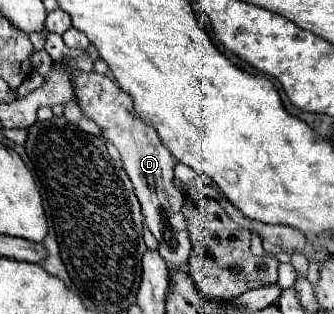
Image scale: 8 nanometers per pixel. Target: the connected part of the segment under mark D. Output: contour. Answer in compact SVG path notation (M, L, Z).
M69 70L71 80L75 82L75 100L85 118L93 120L101 128L101 136L111 142L123 160L125 172L133 182L135 194L141 202L143 218L147 228L159 242L159 252L165 258L169 268L181 268L191 254L191 242L187 234L187 222L183 218L183 192L173 184L173 166L175 160L167 148L159 142L159 136L153 126L147 126L133 110L131 98L117 86L117 82L105 74Z

